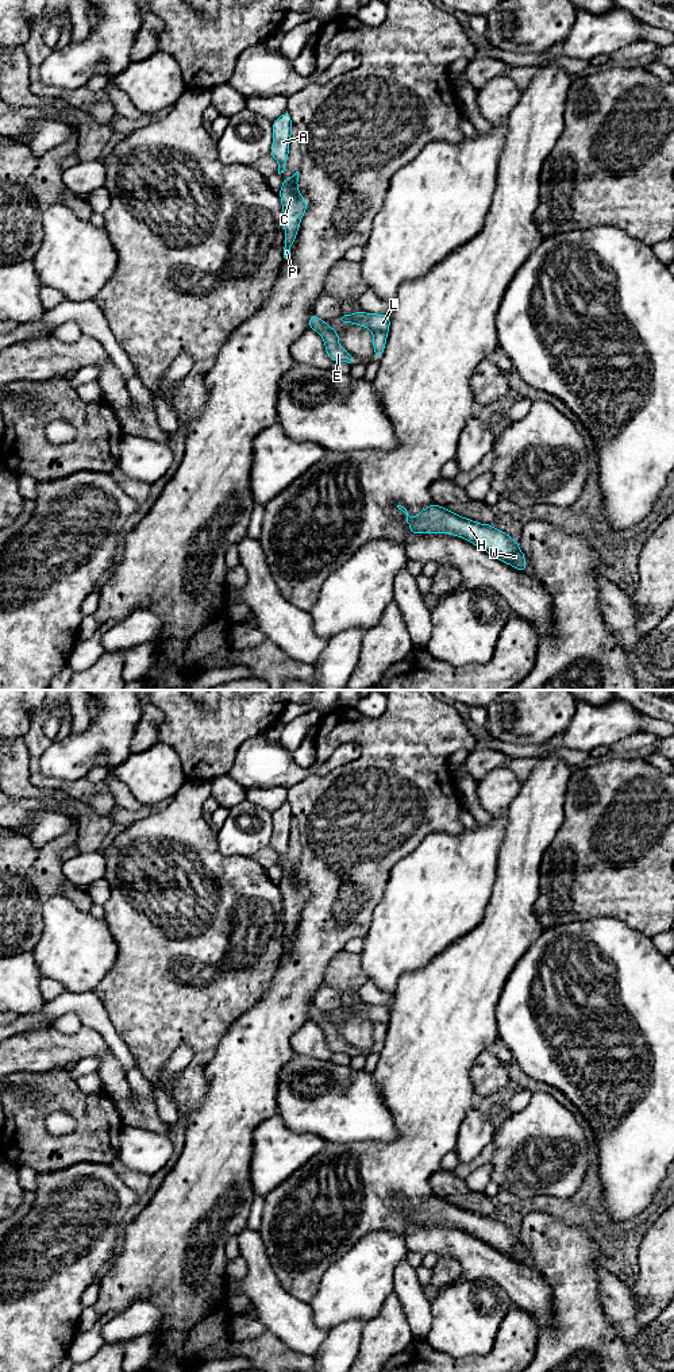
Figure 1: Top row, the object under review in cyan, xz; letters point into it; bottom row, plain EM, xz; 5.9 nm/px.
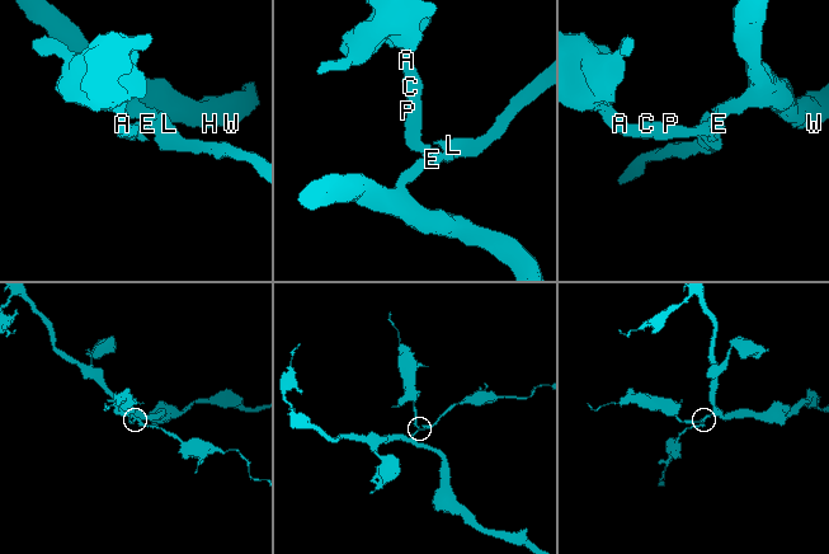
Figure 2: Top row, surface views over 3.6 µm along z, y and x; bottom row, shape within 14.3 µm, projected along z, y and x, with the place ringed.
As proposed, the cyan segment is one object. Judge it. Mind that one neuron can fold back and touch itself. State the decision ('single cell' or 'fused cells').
single cell

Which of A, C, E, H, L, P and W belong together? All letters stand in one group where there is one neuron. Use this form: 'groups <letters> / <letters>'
groups A C E H L P W

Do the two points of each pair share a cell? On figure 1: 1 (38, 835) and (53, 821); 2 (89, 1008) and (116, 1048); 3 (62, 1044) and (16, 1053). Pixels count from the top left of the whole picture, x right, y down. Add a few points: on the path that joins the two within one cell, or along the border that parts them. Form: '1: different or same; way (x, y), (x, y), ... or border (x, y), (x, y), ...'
1: same; way (42, 831), (49, 825)
2: same; way (96, 1017), (112, 1039)
3: same; way (52, 1049), (27, 1053)

